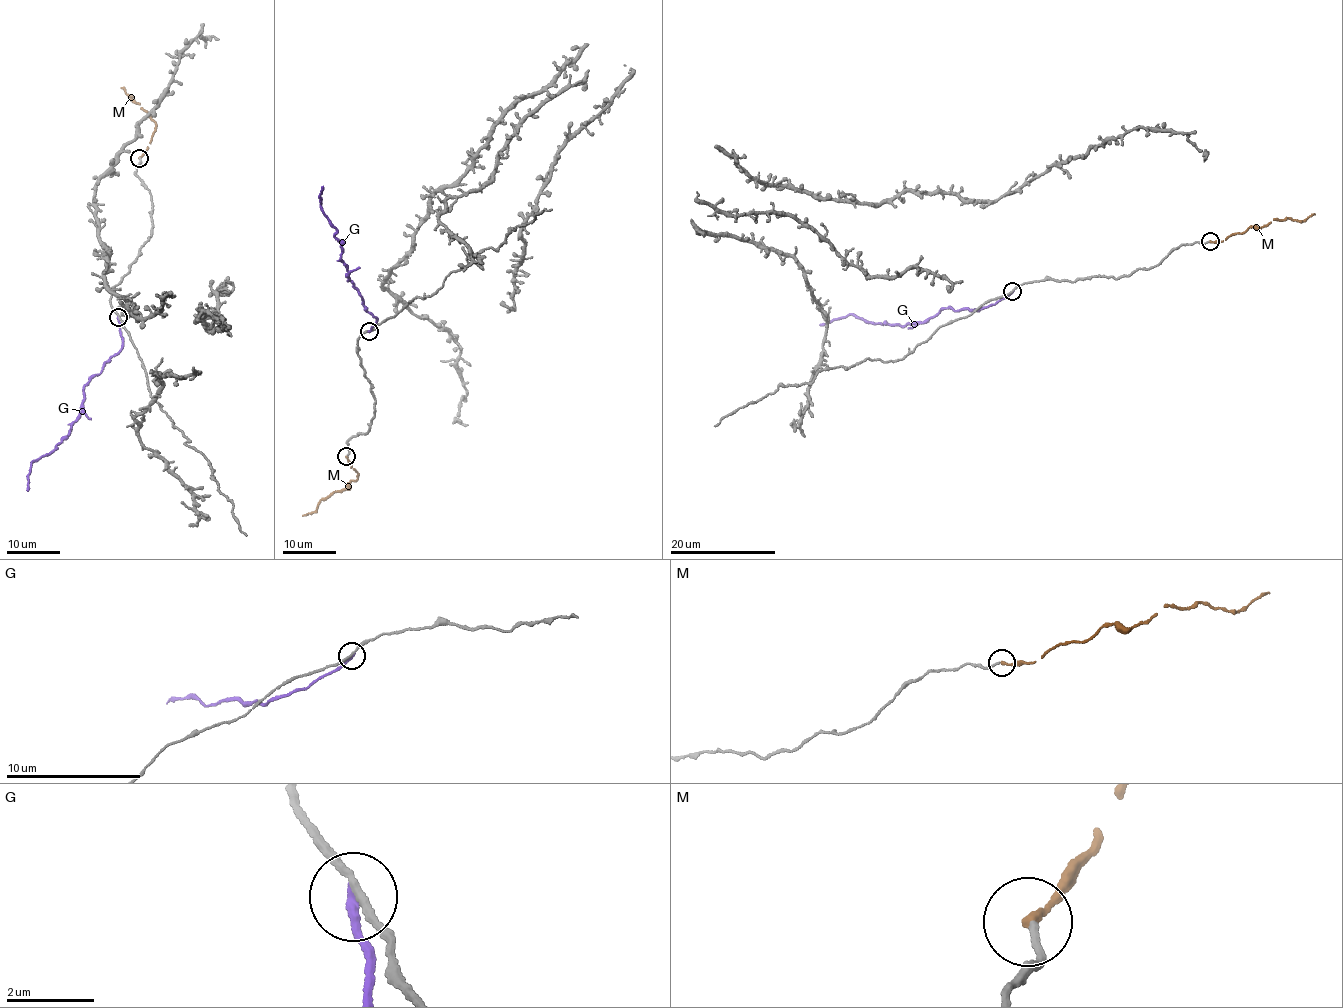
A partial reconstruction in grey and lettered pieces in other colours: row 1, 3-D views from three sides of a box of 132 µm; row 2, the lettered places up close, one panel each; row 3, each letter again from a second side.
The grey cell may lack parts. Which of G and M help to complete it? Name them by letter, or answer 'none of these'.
M

